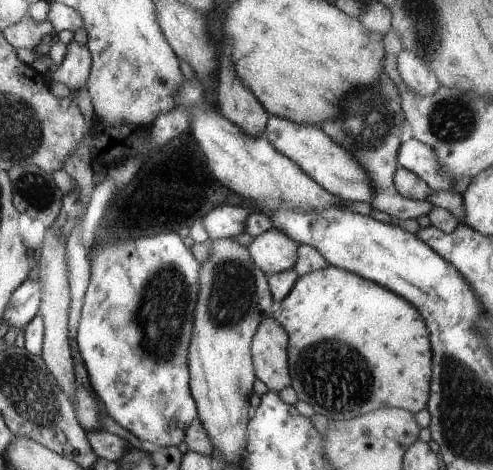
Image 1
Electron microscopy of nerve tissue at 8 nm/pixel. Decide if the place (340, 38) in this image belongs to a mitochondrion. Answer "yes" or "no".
no

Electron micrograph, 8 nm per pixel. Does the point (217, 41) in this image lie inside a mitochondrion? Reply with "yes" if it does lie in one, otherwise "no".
no

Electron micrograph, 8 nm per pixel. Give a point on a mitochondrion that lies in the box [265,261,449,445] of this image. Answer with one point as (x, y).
(337, 377)

